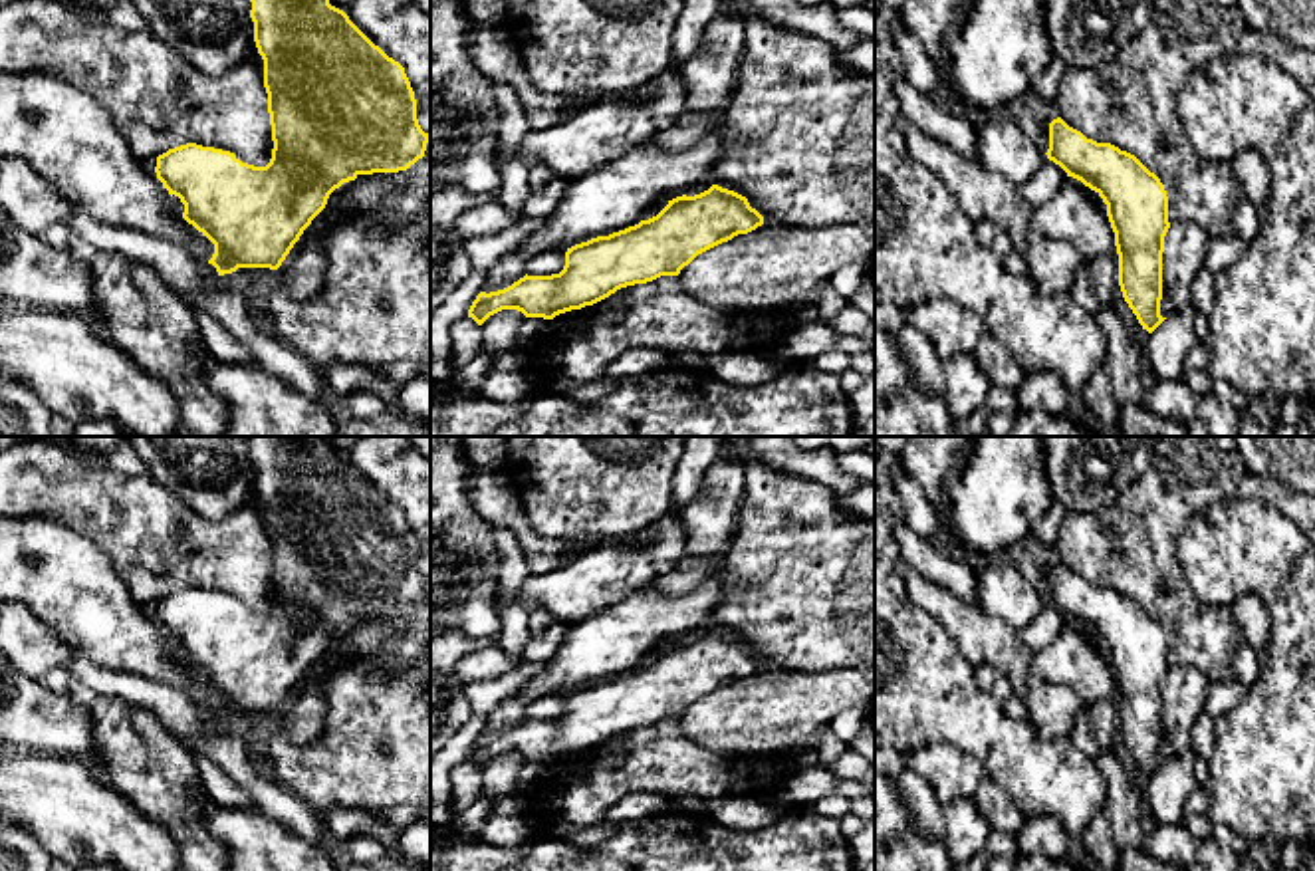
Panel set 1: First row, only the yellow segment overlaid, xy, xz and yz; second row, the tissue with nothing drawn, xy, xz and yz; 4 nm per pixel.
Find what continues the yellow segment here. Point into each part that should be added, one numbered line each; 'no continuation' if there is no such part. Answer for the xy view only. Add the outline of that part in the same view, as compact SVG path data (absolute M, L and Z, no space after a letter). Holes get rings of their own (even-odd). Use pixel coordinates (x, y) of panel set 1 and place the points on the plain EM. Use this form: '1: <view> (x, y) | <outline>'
no continuation

